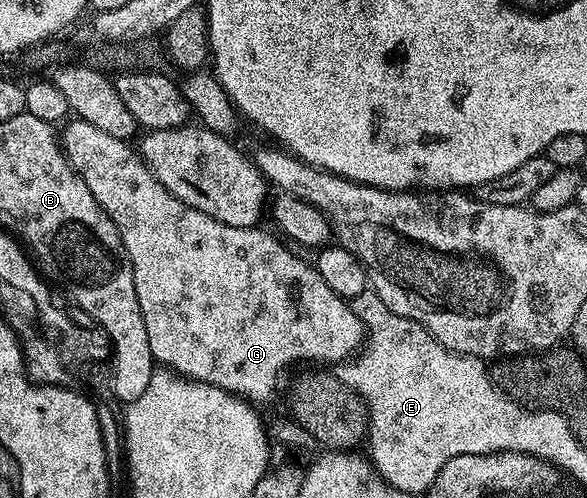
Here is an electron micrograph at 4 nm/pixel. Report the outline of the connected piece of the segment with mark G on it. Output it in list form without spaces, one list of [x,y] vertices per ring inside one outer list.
[[[80,118],[68,121],[63,128],[64,130],[61,130],[61,145],[69,164],[78,172],[81,180],[85,180],[85,184],[89,184],[89,192],[93,192],[99,207],[111,217],[125,244],[125,252],[133,264],[133,284],[137,288],[137,304],[141,304],[141,316],[145,319],[145,333],[149,336],[149,352],[153,352],[155,361],[160,367],[172,370],[180,378],[191,378],[194,382],[204,382],[230,394],[237,394],[252,404],[260,404],[259,402],[267,402],[274,396],[275,385],[278,384],[283,370],[289,369],[294,362],[342,364],[359,353],[365,342],[365,331],[361,320],[357,320],[357,316],[352,312],[350,301],[337,296],[337,292],[333,292],[333,288],[329,288],[329,284],[325,284],[325,280],[321,280],[314,265],[308,259],[306,262],[305,259],[298,258],[294,254],[296,251],[282,237],[276,236],[270,229],[267,231],[254,226],[233,228],[229,224],[221,224],[221,220],[217,220],[213,216],[205,216],[205,212],[197,212],[197,208],[189,208],[189,204],[177,200],[177,196],[173,196],[173,192],[169,192],[160,184],[155,173],[140,158],[138,149],[124,139],[109,136],[109,132],[101,132],[101,128],[93,128],[93,124]]]

